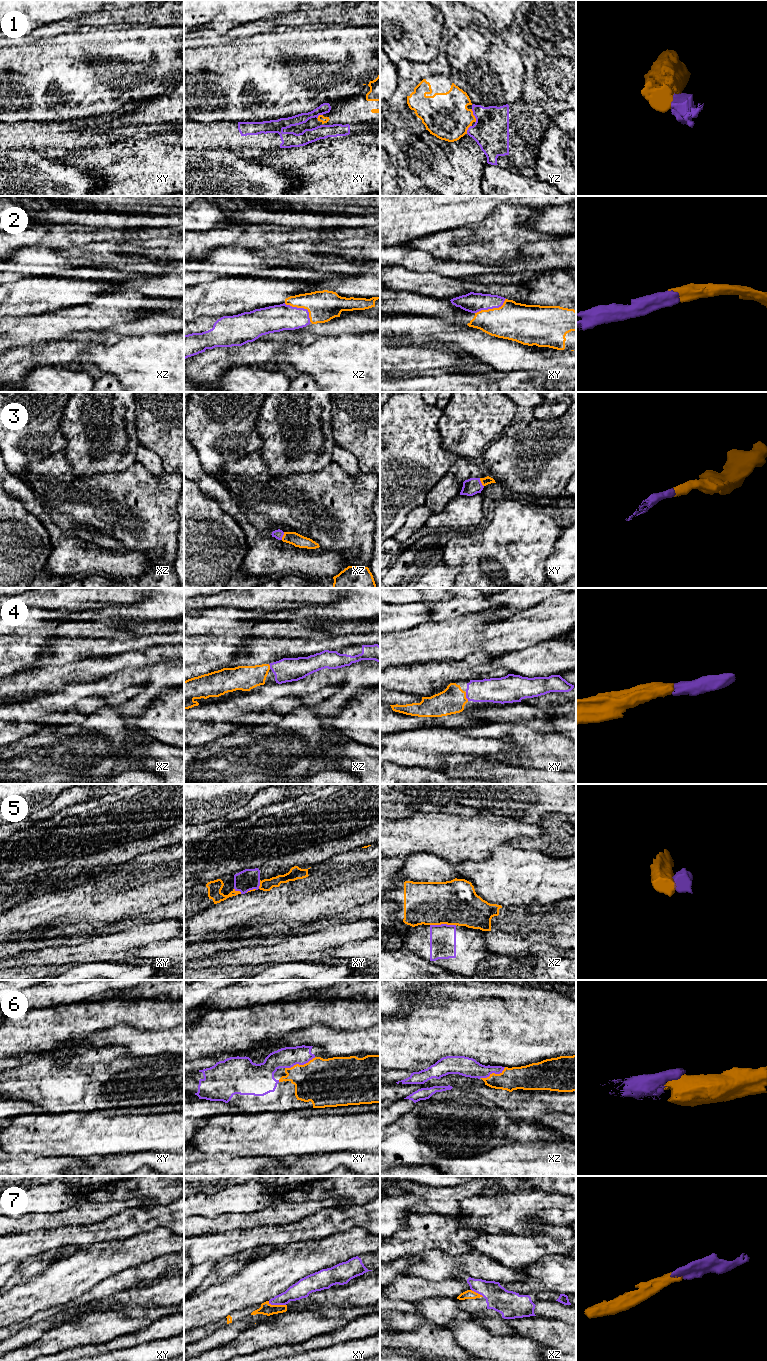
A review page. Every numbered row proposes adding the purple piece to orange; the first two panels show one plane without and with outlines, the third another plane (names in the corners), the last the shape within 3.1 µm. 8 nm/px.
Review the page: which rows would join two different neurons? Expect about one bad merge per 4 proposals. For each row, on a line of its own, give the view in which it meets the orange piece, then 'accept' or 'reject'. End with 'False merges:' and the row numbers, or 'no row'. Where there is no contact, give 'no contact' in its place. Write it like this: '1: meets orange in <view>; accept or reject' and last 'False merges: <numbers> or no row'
1: meets orange in yz; reject
2: meets orange in xz; accept
3: meets orange in xy; accept
4: meets orange in xy; accept
5: meets orange in xz; reject
6: meets orange in xy; accept
7: meets orange in xy; accept
False merges: 1, 5

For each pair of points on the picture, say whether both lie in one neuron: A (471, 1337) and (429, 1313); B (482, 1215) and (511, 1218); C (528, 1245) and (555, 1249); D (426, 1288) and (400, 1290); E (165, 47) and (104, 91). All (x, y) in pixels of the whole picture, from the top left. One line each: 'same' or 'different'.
A: different
B: same
C: same
D: same
E: same

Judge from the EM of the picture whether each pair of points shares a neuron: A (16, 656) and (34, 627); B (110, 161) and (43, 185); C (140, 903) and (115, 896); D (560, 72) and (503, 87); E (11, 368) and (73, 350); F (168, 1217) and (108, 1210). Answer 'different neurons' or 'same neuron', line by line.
A: same neuron
B: different neurons
C: same neuron
D: different neurons
E: same neuron
F: different neurons

